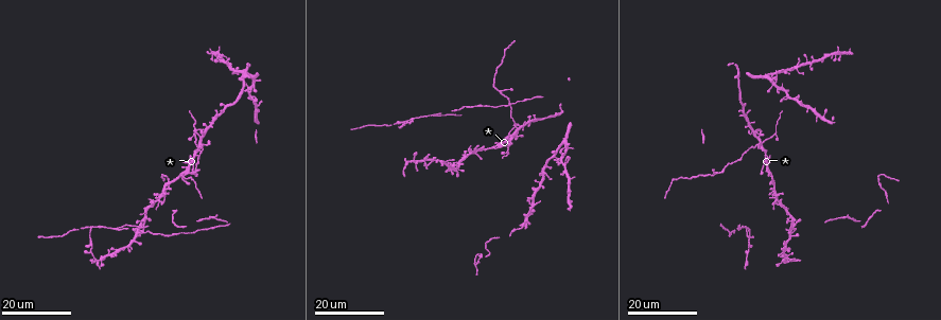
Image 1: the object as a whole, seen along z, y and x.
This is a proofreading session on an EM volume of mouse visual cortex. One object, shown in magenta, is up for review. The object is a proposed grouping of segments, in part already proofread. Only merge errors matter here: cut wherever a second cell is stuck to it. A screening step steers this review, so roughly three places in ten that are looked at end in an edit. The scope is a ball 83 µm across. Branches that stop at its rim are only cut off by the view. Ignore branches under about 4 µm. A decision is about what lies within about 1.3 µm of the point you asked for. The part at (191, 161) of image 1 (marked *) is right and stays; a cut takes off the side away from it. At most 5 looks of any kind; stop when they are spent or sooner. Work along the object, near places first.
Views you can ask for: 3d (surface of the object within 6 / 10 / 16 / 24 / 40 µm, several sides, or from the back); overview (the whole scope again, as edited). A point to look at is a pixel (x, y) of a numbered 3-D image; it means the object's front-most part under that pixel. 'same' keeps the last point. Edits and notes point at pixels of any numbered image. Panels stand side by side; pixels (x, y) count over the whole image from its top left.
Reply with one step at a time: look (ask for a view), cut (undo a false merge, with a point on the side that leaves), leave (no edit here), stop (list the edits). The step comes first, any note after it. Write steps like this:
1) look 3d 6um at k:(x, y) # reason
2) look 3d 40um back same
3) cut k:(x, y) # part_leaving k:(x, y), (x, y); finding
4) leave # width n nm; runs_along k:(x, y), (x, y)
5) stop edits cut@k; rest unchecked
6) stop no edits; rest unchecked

look 3d 16um at 1:(794, 227) # two arms in line, one across

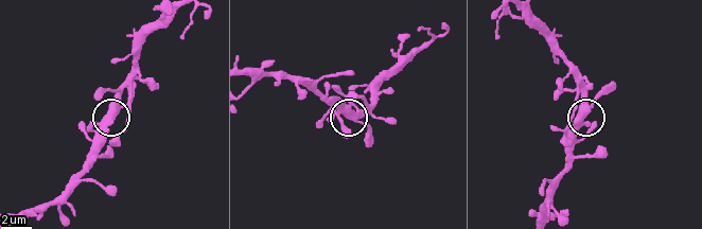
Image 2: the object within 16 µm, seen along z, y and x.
look 3d 10um at 2:(116, 109)

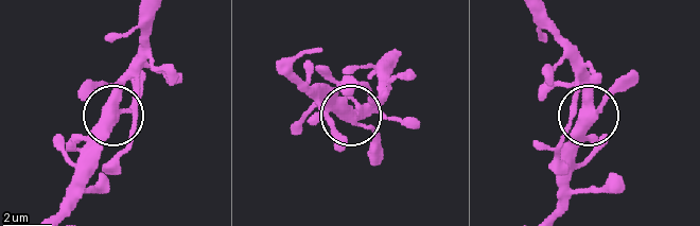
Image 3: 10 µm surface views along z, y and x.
leave # runs_along 3:(155, 17), (118, 111), (144, 80); all the same cell

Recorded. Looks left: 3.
look 3d 24um at 1:(117, 228) # three-way junction

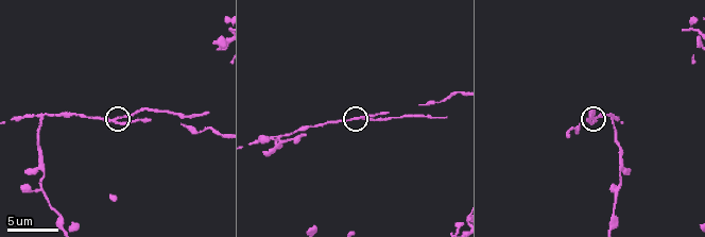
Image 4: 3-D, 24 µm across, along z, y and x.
look 3d 6um at 4:(119, 117)

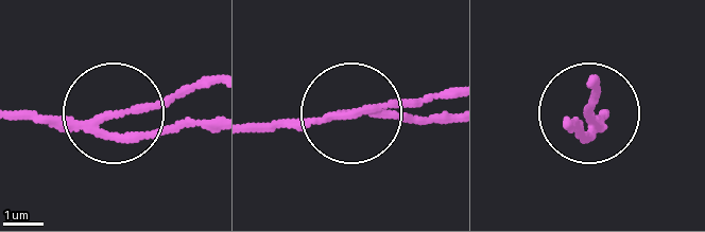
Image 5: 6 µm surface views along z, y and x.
cut 5:(132, 111) # width 150 nm; part_leaving 5:(71, 124), (139, 113), (210, 84); a second cell is stuck on

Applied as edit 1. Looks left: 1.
stop edits cut@5; rest unchecked

